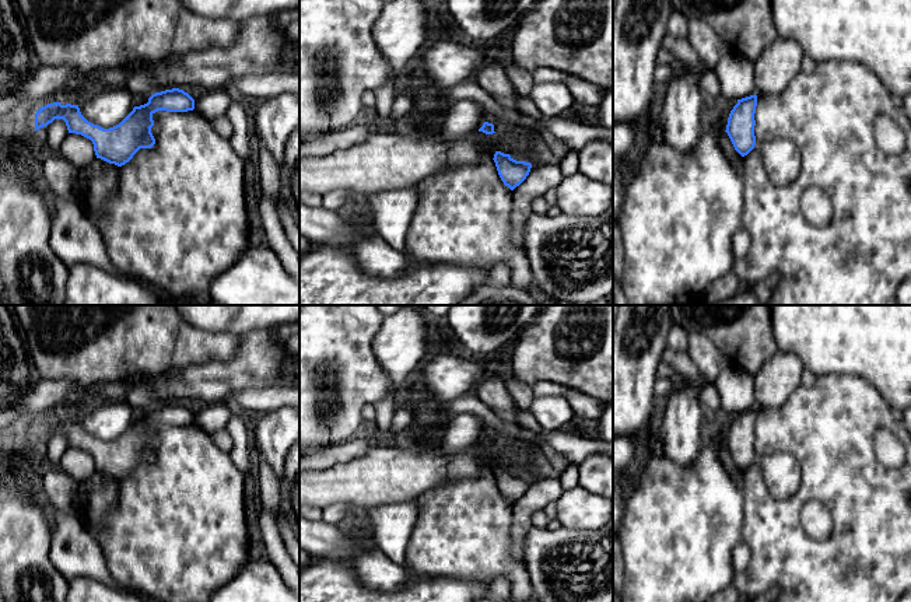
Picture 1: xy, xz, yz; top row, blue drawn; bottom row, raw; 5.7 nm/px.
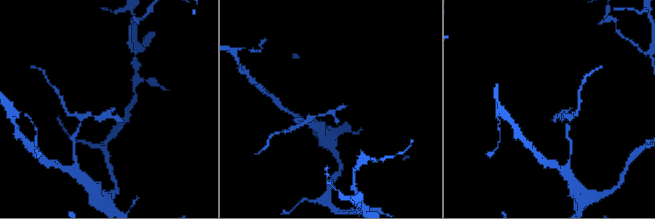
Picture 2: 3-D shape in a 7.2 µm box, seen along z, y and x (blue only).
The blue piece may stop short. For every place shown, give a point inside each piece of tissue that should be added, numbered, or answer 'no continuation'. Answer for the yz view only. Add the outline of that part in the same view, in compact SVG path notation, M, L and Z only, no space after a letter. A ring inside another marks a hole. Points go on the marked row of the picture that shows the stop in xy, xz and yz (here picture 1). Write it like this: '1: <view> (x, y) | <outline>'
no continuation

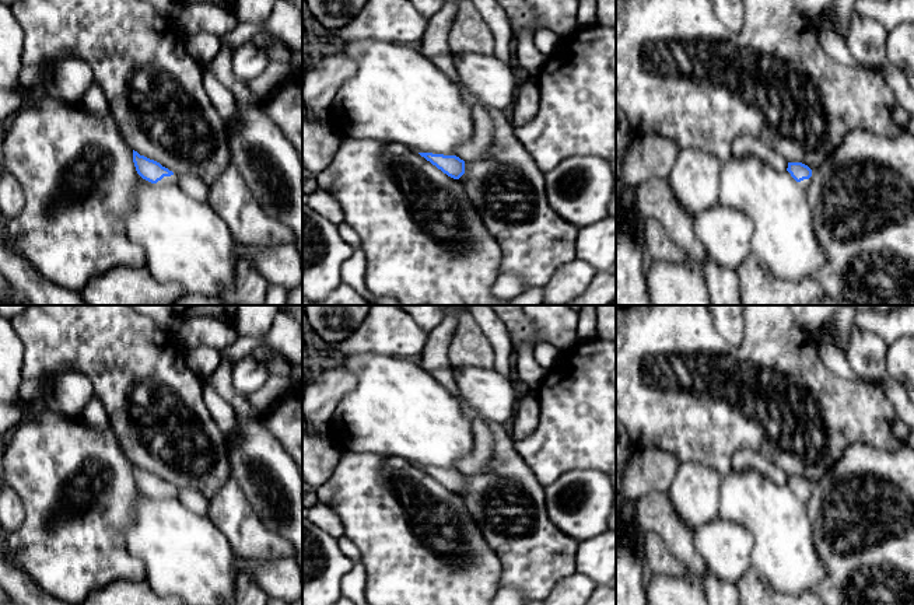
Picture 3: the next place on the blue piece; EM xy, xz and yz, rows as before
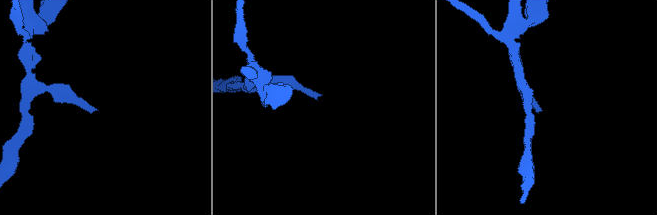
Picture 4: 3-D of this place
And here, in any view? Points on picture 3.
1: xy (172, 179) | M174 174L171 176L164 176L161 181L158 181L155 185L178 185L178 175Z

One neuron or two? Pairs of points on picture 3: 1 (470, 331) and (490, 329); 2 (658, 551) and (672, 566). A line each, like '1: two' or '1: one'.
1: two
2: one

